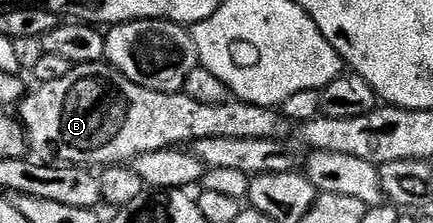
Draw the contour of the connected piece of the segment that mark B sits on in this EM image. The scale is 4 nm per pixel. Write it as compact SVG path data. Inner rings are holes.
M105 61L76 64L71 73L67 73L67 77L59 77L59 81L43 83L34 88L19 104L19 122L25 129L28 146L37 151L57 151L58 160L86 169L121 165L126 161L138 159L143 153L155 153L168 147L180 148L207 137L281 139L287 126L284 114L271 107L260 107L254 103L240 101L230 101L223 105L203 105L200 101L195 101L195 97L180 91L159 93L143 89L143 85L135 85L135 81L123 77L123 73L119 73Z

